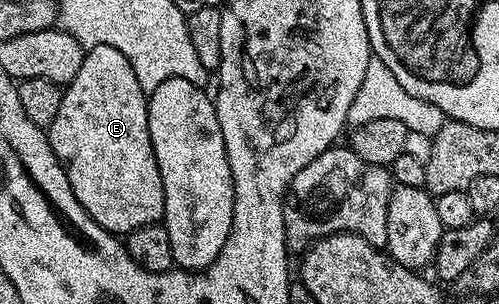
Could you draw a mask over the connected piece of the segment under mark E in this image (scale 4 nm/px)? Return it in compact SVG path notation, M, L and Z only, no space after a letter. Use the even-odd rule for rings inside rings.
M97 45L85 50L76 79L63 88L60 111L48 130L52 151L64 167L76 199L93 221L115 235L131 233L136 227L159 224L164 218L164 183L148 135L147 100L140 79L136 79L136 71L132 71L132 63L128 63L116 47Z

